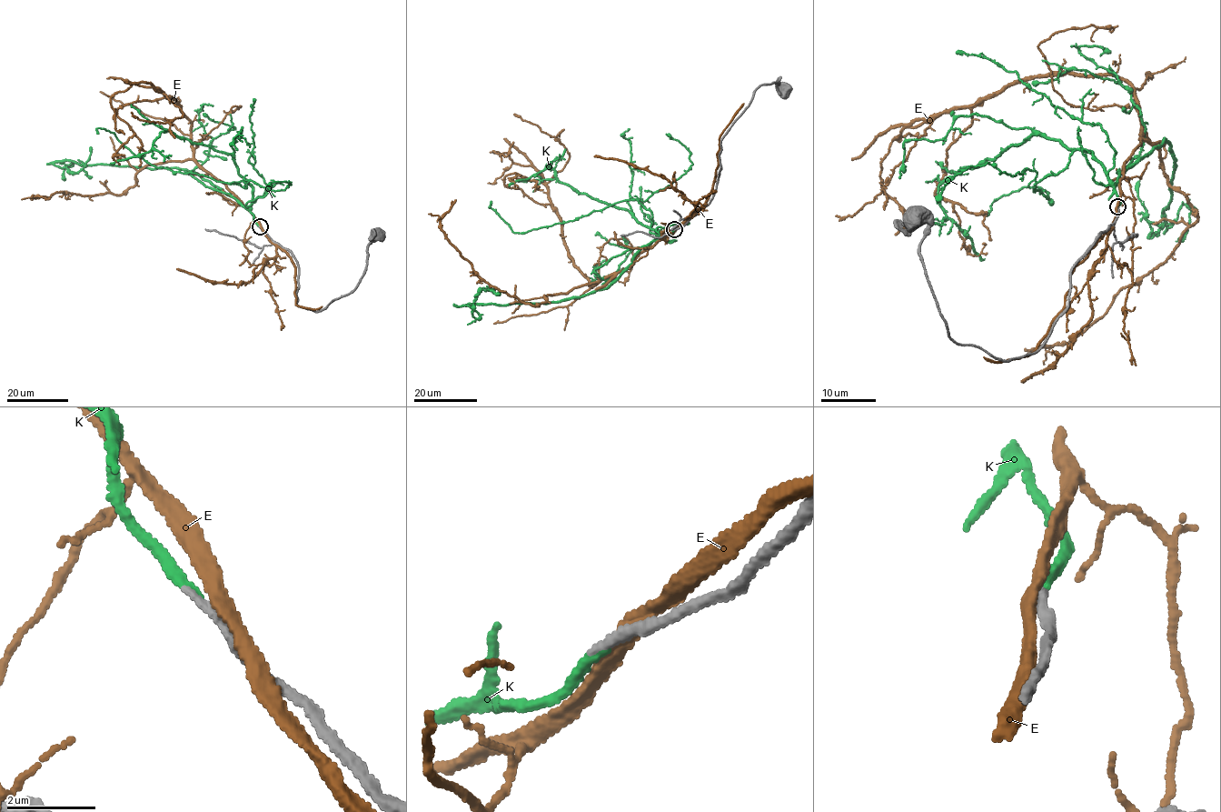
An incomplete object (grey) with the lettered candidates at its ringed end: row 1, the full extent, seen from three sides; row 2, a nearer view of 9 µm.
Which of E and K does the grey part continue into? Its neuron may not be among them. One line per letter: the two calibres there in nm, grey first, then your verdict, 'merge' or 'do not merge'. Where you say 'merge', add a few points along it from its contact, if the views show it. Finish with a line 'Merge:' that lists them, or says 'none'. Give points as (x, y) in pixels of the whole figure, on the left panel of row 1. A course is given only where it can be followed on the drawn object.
E: calibres 280 and 280 nm; do not merge
K: calibres 200 and 180 nm; merge; course (259, 226), (248, 208), (197, 174), (72, 161), (54, 165), (77, 173), (90, 146)
Merge: K

